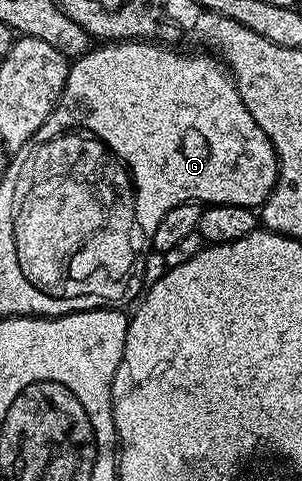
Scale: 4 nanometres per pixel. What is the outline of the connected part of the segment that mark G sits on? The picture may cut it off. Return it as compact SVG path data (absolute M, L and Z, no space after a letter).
M123 40L120 42L105 42L100 45L90 47L89 51L76 57L69 65L69 73L65 79L65 89L61 91L61 96L57 100L53 113L45 119L43 126L33 135L37 140L45 140L45 136L53 136L57 128L65 128L65 124L89 124L93 132L101 132L129 164L133 164L133 172L137 172L137 184L141 184L141 228L145 232L153 232L159 222L163 222L163 214L167 210L175 210L175 206L184 204L199 204L208 206L211 204L230 204L231 206L247 206L254 210L260 209L265 199L273 193L273 187L277 185L277 151L273 149L273 144L259 130L259 122L251 118L251 110L243 106L243 98L239 98L237 85L233 83L233 77L229 75L224 63L216 55L201 54L205 56L188 56L185 52L172 52L172 47L162 46L157 42L142 42L140 40Z

